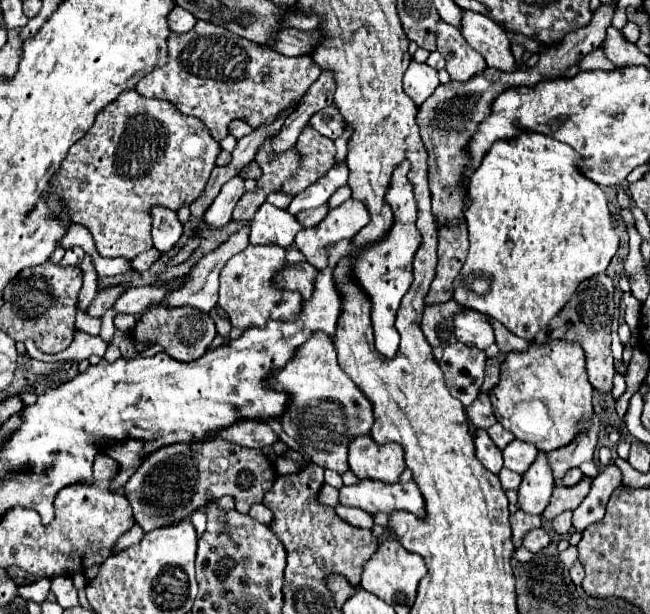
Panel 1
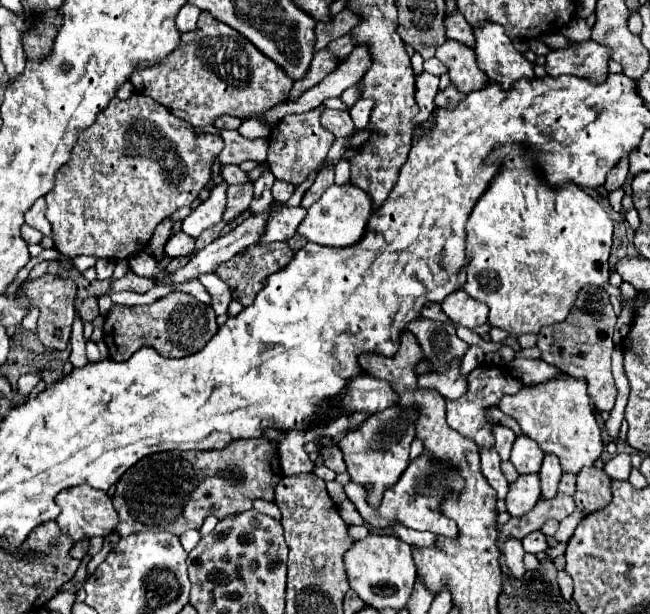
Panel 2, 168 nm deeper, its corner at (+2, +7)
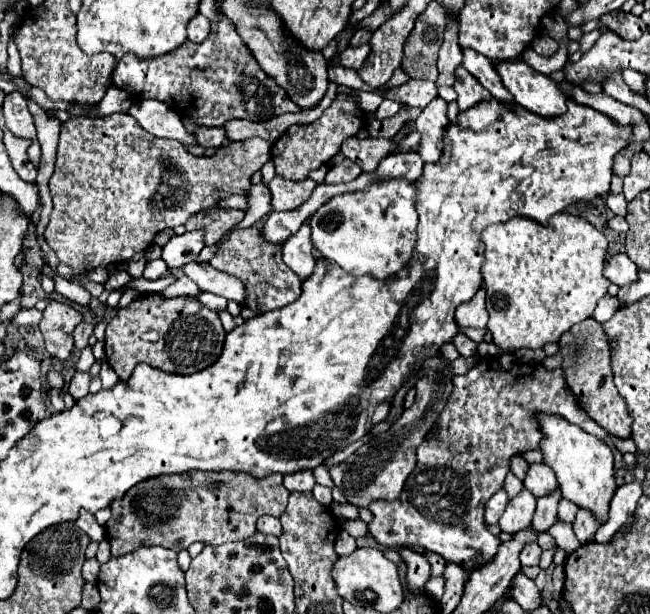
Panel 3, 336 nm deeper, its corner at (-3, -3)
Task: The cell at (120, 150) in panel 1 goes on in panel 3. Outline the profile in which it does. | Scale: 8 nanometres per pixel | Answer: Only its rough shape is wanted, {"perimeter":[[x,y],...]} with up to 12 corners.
{"perimeter":[[129,114],[61,124],[43,236],[79,274],[231,194],[261,138],[195,158]]}

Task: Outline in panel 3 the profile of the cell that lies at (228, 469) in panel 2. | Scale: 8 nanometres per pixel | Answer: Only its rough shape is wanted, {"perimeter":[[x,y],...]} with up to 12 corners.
{"perimeter":[[281,474],[151,478],[109,504],[113,556],[187,550],[279,518]]}

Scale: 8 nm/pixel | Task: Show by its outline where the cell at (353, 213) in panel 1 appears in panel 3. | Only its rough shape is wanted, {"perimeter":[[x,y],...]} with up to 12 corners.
{"perimeter":[[415,182],[325,202],[313,246],[353,276],[391,278],[417,242]]}

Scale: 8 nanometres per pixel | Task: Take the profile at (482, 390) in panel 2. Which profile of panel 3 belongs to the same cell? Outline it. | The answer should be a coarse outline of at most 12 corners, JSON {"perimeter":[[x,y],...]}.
{"perimeter":[[497,356],[453,378],[401,498],[371,502],[383,546],[455,564],[503,542],[483,506],[537,414],[603,440],[561,368]]}

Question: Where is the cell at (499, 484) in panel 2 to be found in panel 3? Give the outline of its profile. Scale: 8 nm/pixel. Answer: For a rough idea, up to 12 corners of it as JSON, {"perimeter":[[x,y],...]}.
{"perimeter":[[499,490],[485,504],[485,522],[497,524],[507,494]]}

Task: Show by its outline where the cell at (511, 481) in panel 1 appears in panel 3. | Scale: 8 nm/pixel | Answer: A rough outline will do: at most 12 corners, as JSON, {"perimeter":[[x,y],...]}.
{"perimeter":[[509,472],[503,490],[509,498],[523,490],[523,482]]}

